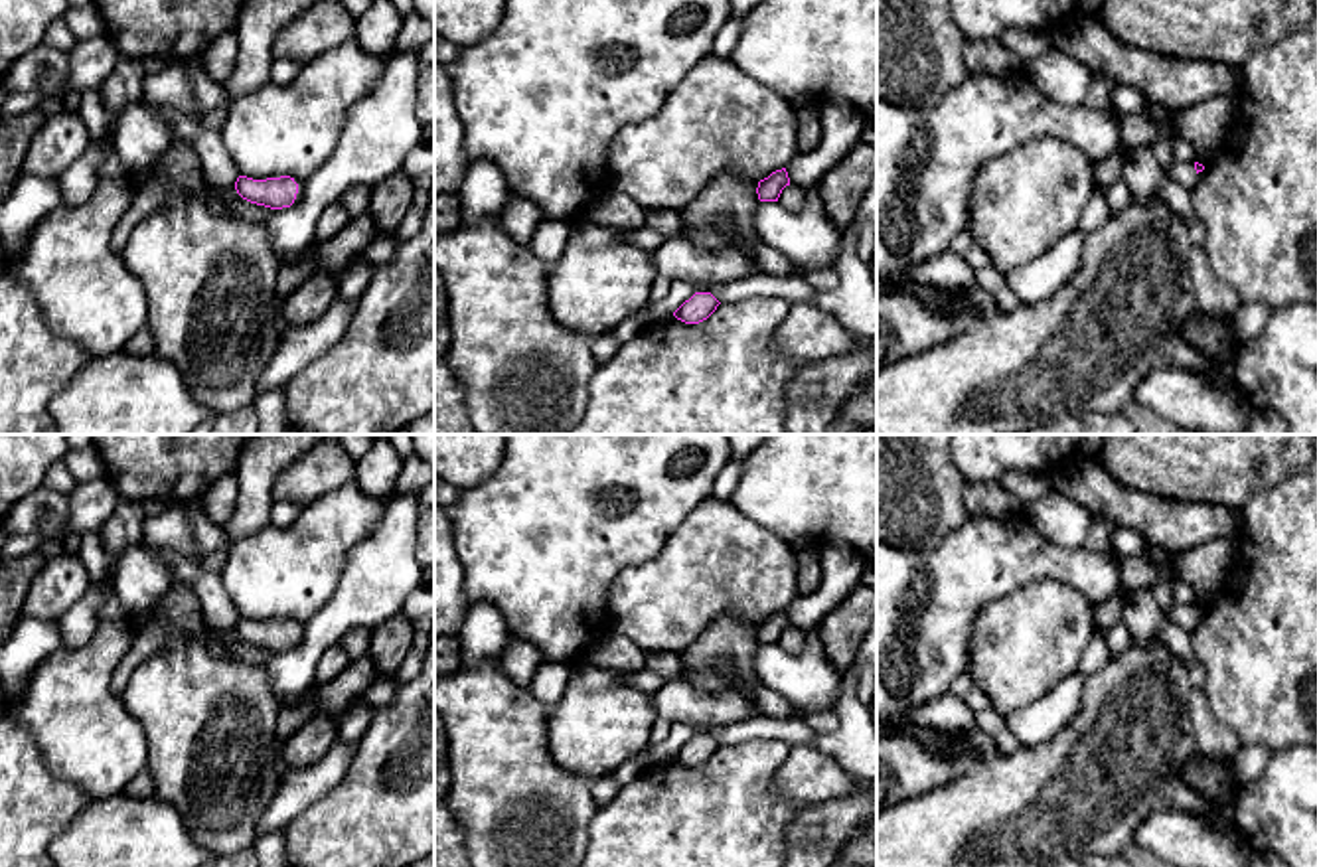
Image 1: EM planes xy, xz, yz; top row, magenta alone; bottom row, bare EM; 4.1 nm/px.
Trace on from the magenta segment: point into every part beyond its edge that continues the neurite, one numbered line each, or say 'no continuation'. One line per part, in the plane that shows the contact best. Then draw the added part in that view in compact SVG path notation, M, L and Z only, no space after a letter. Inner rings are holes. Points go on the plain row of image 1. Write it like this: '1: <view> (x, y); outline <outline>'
no continuation

